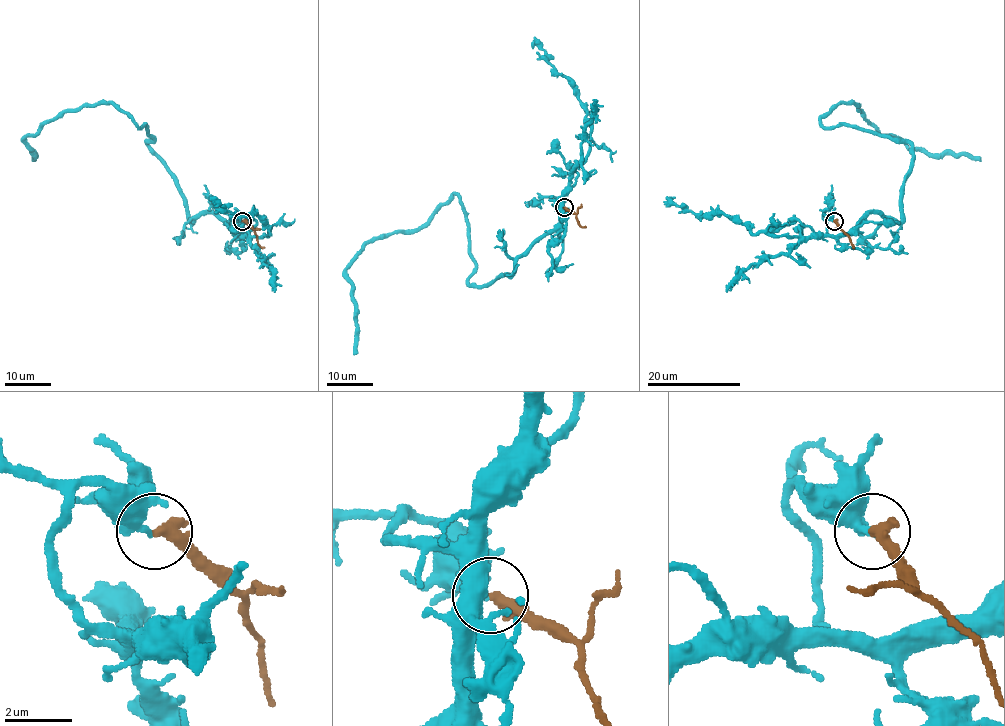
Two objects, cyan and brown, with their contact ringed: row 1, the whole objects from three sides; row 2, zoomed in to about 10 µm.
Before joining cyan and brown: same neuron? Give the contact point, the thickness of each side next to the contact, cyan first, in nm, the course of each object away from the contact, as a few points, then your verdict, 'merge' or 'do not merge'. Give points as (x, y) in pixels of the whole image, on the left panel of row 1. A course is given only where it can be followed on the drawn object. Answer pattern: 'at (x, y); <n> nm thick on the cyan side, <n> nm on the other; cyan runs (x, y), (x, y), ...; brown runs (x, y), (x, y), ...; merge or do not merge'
at (242, 221); 300 nm thick on the cyan side, 360 nm on the other; cyan runs (242, 220), (191, 222), (115, 105), (48, 120), (32, 160); brown runs (242, 220), (255, 230), (257, 241), (264, 247); do not merge

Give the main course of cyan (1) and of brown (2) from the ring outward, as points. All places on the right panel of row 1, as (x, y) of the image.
1: (834, 220), (900, 222), (912, 158), (824, 127), (838, 105), (981, 160)
2: (834, 220), (852, 247)

